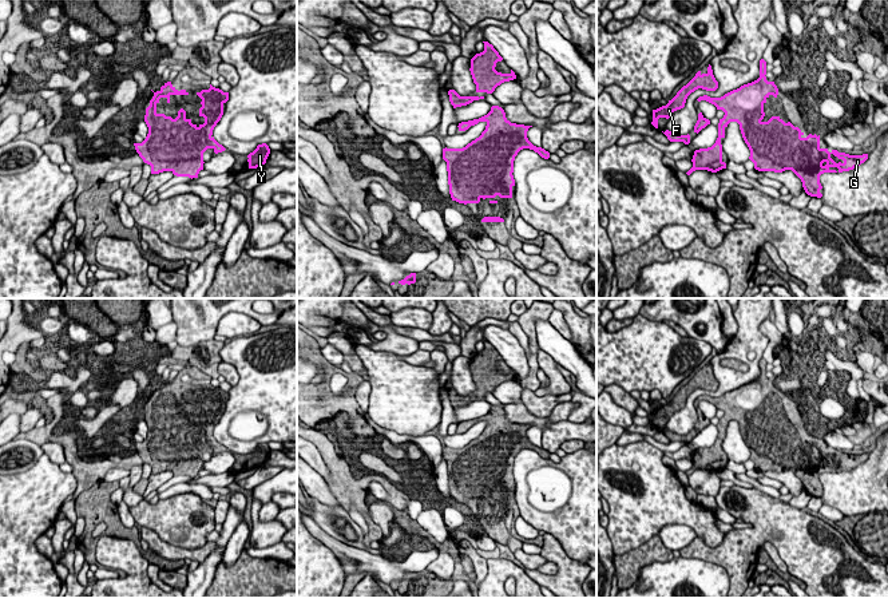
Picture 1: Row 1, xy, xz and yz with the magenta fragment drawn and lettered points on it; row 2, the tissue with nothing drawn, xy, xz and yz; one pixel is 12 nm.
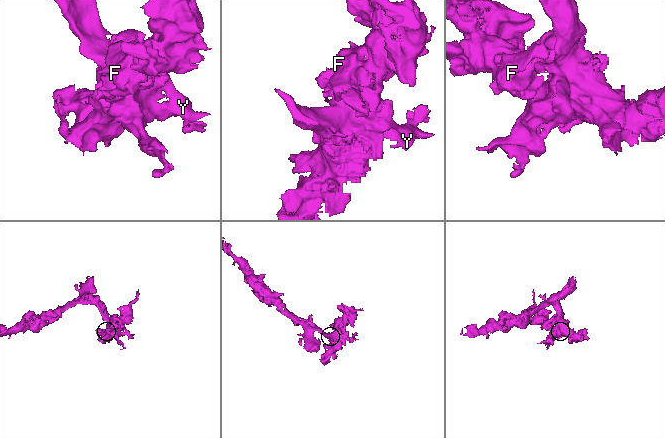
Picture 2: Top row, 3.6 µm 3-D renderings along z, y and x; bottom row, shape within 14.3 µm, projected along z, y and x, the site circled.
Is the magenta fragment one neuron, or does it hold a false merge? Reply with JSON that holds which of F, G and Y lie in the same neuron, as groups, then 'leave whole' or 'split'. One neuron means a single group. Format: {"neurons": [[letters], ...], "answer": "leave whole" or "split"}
{"neurons": [["F", "G", "Y"]], "answer": "leave whole"}

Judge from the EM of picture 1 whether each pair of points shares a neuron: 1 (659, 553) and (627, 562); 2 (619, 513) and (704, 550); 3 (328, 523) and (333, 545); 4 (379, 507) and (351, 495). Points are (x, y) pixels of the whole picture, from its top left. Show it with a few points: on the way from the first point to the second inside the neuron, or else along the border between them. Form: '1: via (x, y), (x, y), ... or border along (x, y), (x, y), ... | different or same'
1: via (651, 553), (635, 559) | same
2: border along (725, 533), (724, 539), (714, 547), (698, 537) | different
3: border along (310, 515), (326, 533), (360, 549) | different
4: via (392, 499), (392, 491), (379, 478), (367, 479) | same

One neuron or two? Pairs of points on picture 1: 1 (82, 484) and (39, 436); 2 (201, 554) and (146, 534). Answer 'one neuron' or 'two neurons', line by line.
1: one neuron
2: one neuron

